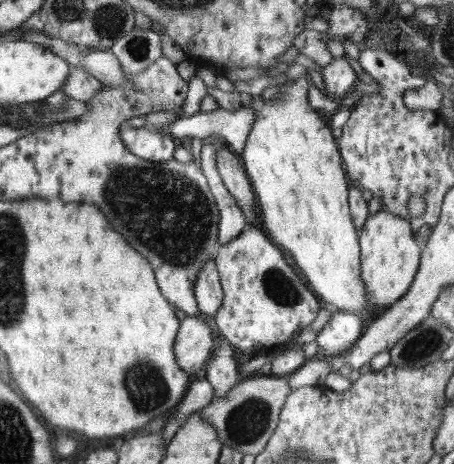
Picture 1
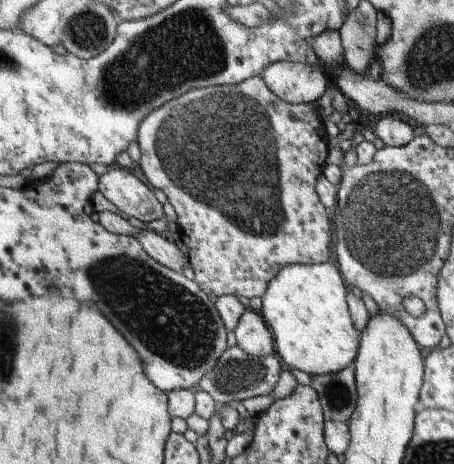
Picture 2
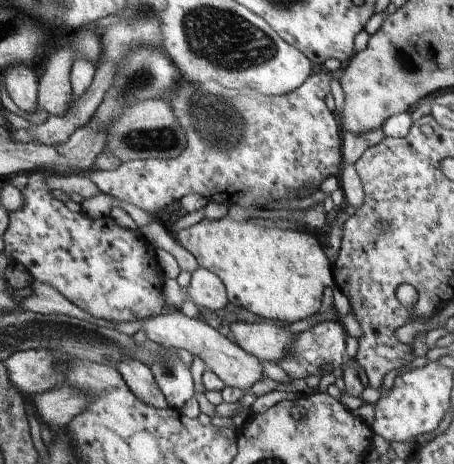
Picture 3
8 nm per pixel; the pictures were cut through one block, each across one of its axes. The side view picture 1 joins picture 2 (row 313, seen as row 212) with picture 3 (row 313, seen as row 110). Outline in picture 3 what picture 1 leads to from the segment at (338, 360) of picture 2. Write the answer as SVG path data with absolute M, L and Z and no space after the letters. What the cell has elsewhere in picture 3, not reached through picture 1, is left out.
M225 216L213 222L203 218L187 230L173 232L173 238L195 256L199 268L221 278L229 304L271 322L287 322L291 326L301 318L317 314L323 288L335 286L333 266L311 232L263 228L249 222L233 222Z

